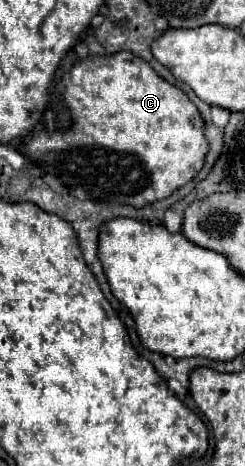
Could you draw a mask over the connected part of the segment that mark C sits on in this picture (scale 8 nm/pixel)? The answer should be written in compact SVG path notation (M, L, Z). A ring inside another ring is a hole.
M131 50L101 56L101 62L99 58L77 62L71 72L63 74L63 86L63 98L73 114L75 124L67 132L39 132L29 142L21 144L21 148L27 160L37 164L41 172L59 176L69 186L69 192L77 198L143 208L171 196L171 192L191 182L203 168L209 142L205 138L205 122L201 112L179 86L163 80Z

